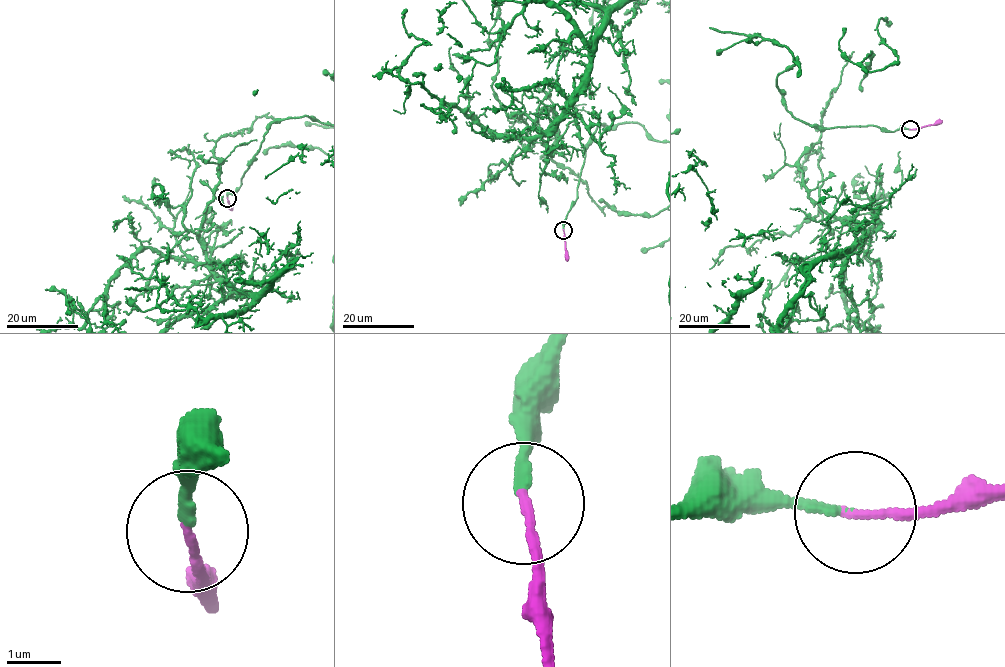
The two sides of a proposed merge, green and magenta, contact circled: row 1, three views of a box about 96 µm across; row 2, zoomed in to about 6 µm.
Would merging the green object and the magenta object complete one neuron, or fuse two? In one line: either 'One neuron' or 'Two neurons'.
One neuron

